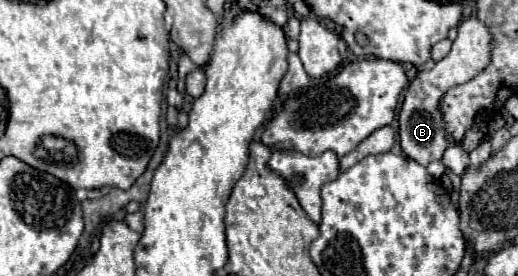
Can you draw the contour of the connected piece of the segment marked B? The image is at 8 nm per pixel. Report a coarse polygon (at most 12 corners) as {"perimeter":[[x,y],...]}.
{"perimeter":[[475,16],[451,52],[417,72],[399,112],[403,152],[421,166],[453,144],[445,90],[489,64],[493,36]]}

